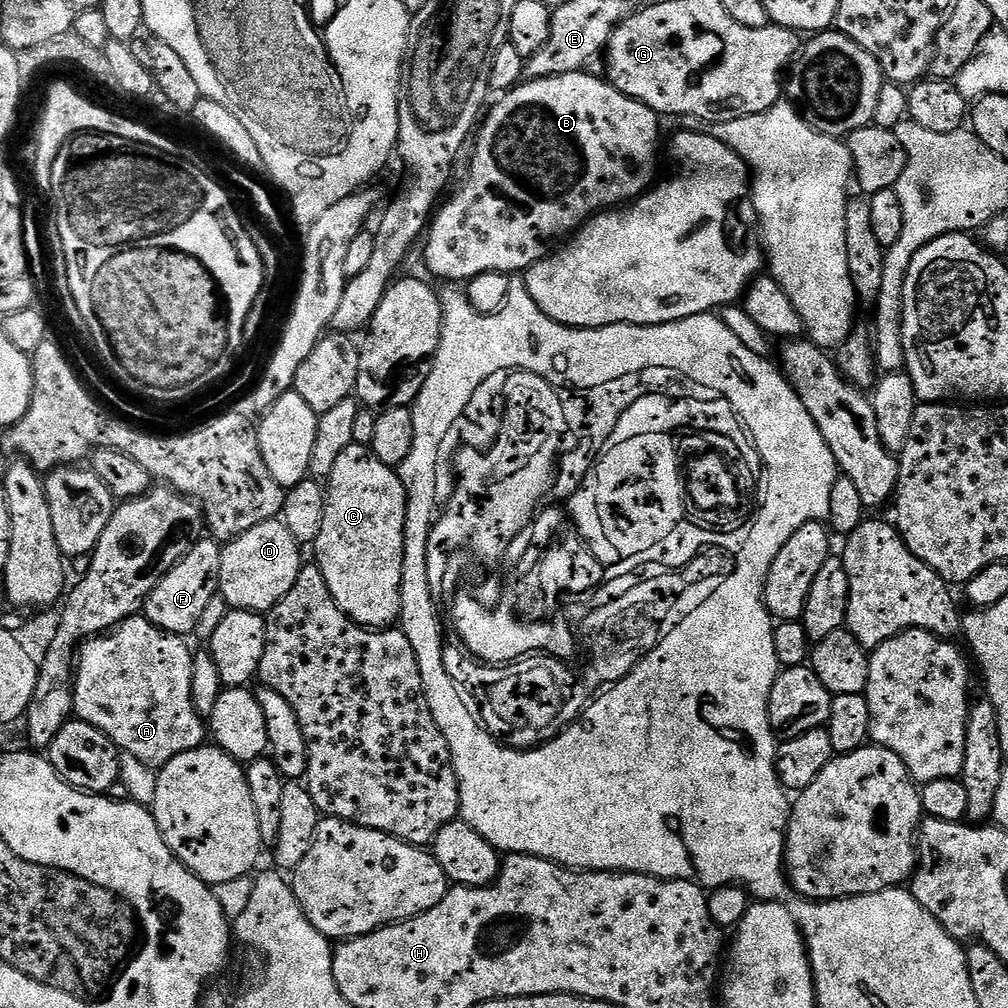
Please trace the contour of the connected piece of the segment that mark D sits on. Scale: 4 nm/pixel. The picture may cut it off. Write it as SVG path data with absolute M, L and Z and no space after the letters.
M283 519L267 520L254 526L254 530L246 530L246 534L236 536L221 547L219 595L224 597L229 609L241 608L261 614L271 612L279 600L290 594L290 586L298 582L302 567L300 552L301 545L296 543Z

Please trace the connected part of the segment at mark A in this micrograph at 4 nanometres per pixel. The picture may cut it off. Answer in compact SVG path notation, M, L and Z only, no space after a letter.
M140 614L122 621L113 631L87 641L79 649L76 664L76 688L72 692L75 715L102 729L121 753L134 754L138 762L146 762L146 766L157 770L164 768L170 758L201 747L206 740L206 720L192 701L193 653L184 644L187 643L181 637L155 628Z

